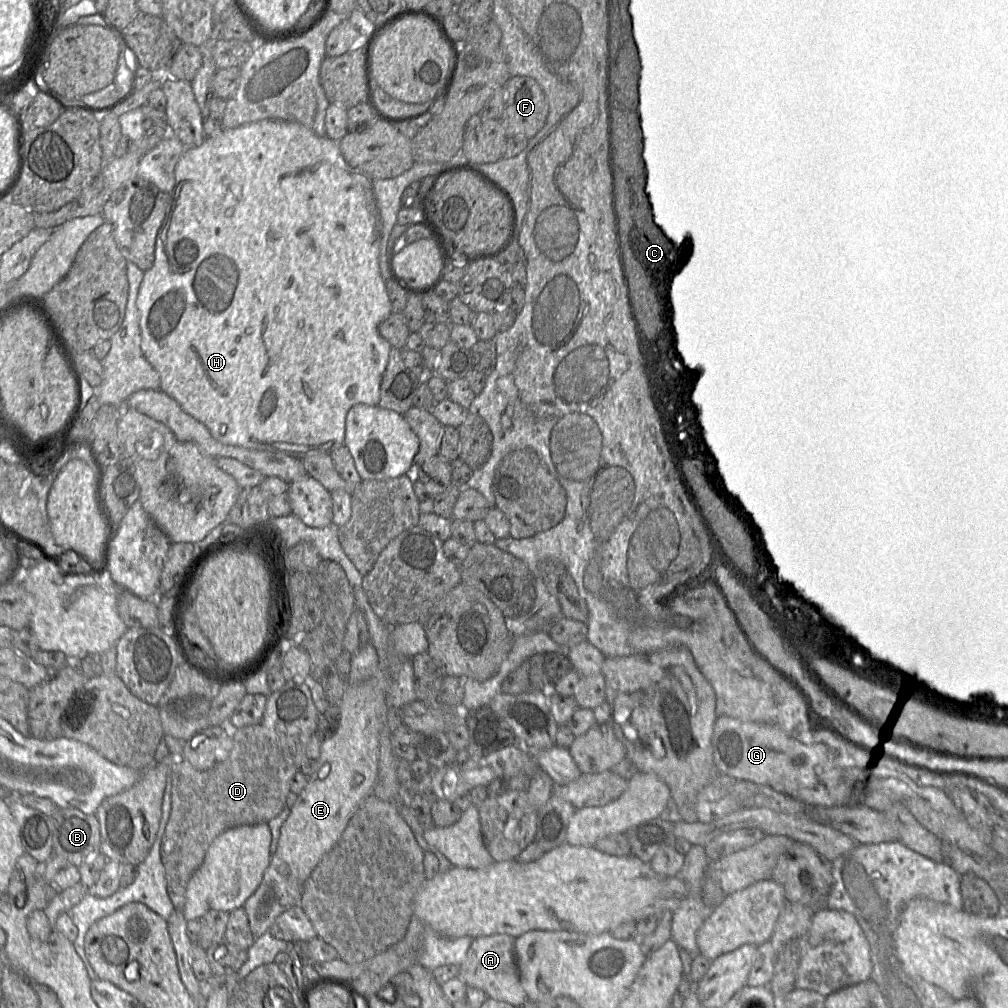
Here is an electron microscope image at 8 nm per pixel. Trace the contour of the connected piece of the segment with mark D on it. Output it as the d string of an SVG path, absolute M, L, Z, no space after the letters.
M308 680L301 684L296 684L295 682L286 681L286 683L280 689L276 690L275 692L272 692L269 696L267 696L265 710L260 723L241 727L238 729L231 729L233 748L226 760L224 760L220 764L208 770L198 770L184 759L175 759L173 762L169 764L169 772L172 779L172 788L171 788L172 806L171 806L170 817L161 841L160 856L161 856L161 862L165 870L167 892L176 910L180 910L183 912L183 908L186 902L186 888L187 888L188 882L193 876L193 874L202 865L209 846L219 835L221 835L223 832L225 832L230 828L234 828L242 825L268 823L270 820L275 818L277 815L279 815L283 811L283 809L286 807L287 796L291 791L290 785L291 785L292 778L297 771L300 771L303 761L307 759L306 748L311 736L317 732L317 723L318 723L318 711L312 699L312 694L310 691L310 681Z

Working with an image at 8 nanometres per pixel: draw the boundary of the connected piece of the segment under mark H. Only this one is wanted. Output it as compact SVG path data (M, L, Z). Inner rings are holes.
M265 119L237 128L224 129L217 136L206 137L201 145L186 148L175 167L175 188L171 194L169 211L157 234L154 264L144 273L137 298L137 307L140 311L141 349L147 361L160 374L160 389L174 398L187 413L202 422L215 439L227 445L285 452L293 456L303 456L309 452L330 453L344 445L346 415L349 409L357 404L376 406L379 403L381 378L391 350L389 342L378 332L381 322L392 313L391 302L379 267L382 235L383 223L373 193L373 179L348 166L340 152L338 141L327 136L319 137L300 123Z

